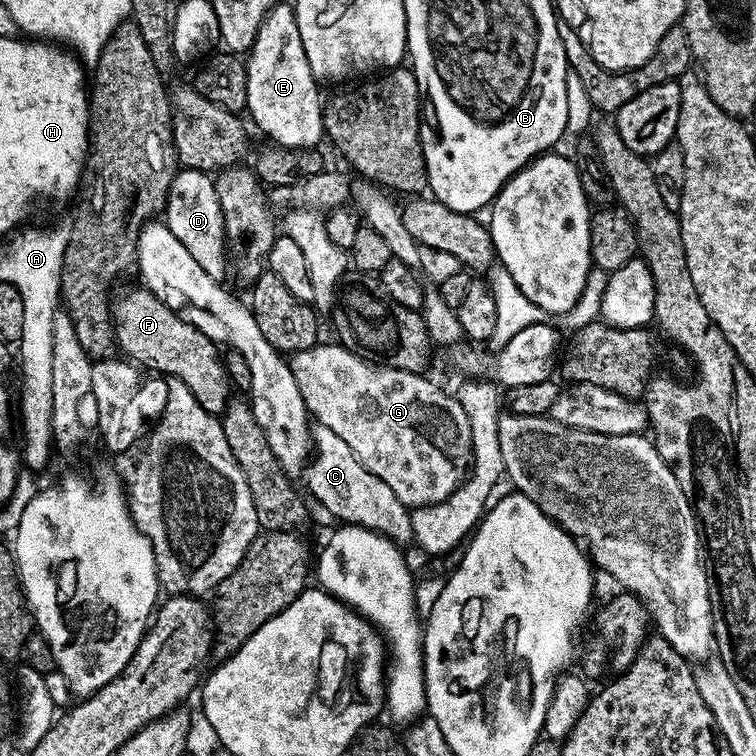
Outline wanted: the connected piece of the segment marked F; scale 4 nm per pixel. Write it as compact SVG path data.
M137 286L137 288L124 288L120 296L113 295L110 300L112 309L112 330L115 343L121 348L123 355L131 363L139 366L141 369L153 368L156 372L165 372L165 377L177 380L186 385L186 390L198 398L198 406L206 410L211 416L219 417L223 413L230 399L230 381L228 372L224 368L224 358L221 349L213 340L206 338L202 330L190 326L166 302L162 302L155 296L149 288Z

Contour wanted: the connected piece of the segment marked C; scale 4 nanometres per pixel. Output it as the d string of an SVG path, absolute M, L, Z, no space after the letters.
M312 424L312 447L314 451L306 464L308 488L330 515L337 516L344 524L357 524L359 528L374 530L395 544L407 546L413 543L410 509L398 502L398 494L394 494L378 474L370 474L370 470L362 466L350 446L346 446L330 426Z

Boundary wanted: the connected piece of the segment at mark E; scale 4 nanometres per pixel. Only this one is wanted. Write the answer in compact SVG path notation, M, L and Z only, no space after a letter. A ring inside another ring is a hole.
M277 2L264 21L260 23L260 29L256 35L250 51L246 56L248 66L248 95L247 115L252 115L252 120L265 132L269 141L281 144L284 148L314 148L325 139L324 109L318 81L312 76L310 62L306 62L306 50L302 50L302 38L298 34L298 22L296 10L291 3Z

